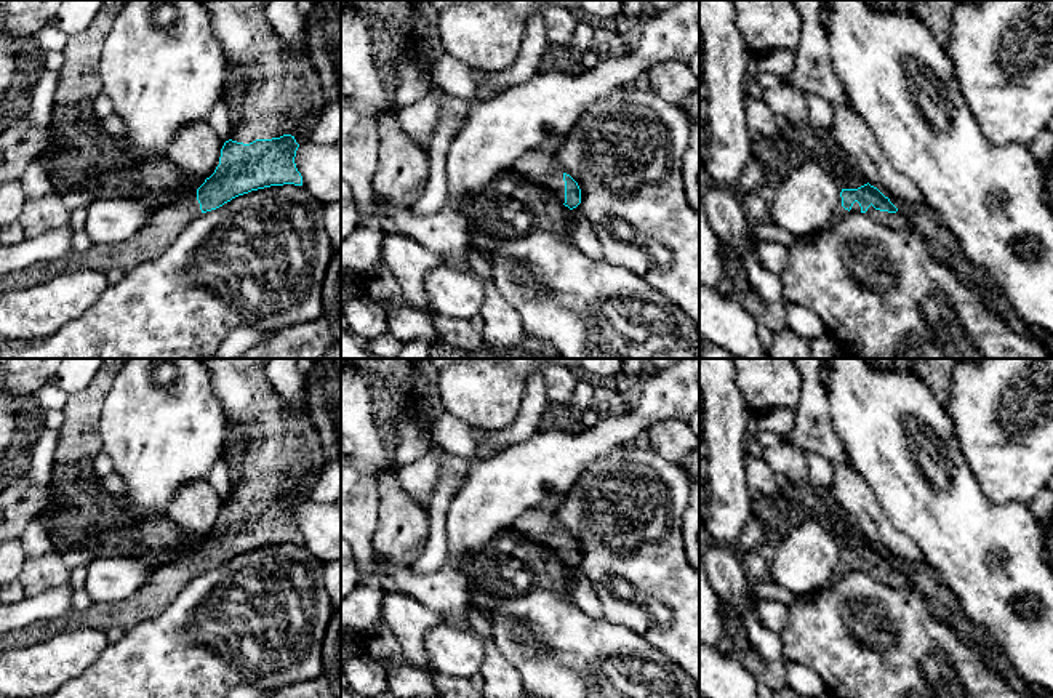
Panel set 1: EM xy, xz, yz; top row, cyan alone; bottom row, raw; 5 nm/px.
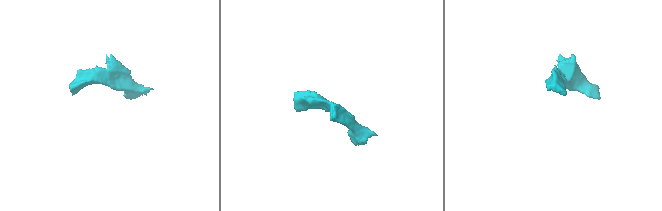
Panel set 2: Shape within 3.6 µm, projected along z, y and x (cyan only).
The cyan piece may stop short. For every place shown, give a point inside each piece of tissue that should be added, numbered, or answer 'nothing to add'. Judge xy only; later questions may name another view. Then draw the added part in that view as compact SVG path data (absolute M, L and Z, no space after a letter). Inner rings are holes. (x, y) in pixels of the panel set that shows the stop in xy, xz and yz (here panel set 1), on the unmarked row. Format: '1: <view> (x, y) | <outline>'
1: xy (282, 447) | M203 359L214 394L227 419L238 426L238 439L245 445L240 456L242 477L230 498L250 503L256 498L272 498L283 493L296 495L310 472L320 472L325 464L317 429L309 416L299 413L272 387L264 375L266 359Z
2: xy (167, 581) | M197 549L158 567L150 580L125 602L93 604L78 612L43 621L19 631L0 636L0 652L32 645L66 629L91 628L104 634L120 629L123 634L136 624L158 616L179 592L202 575Z

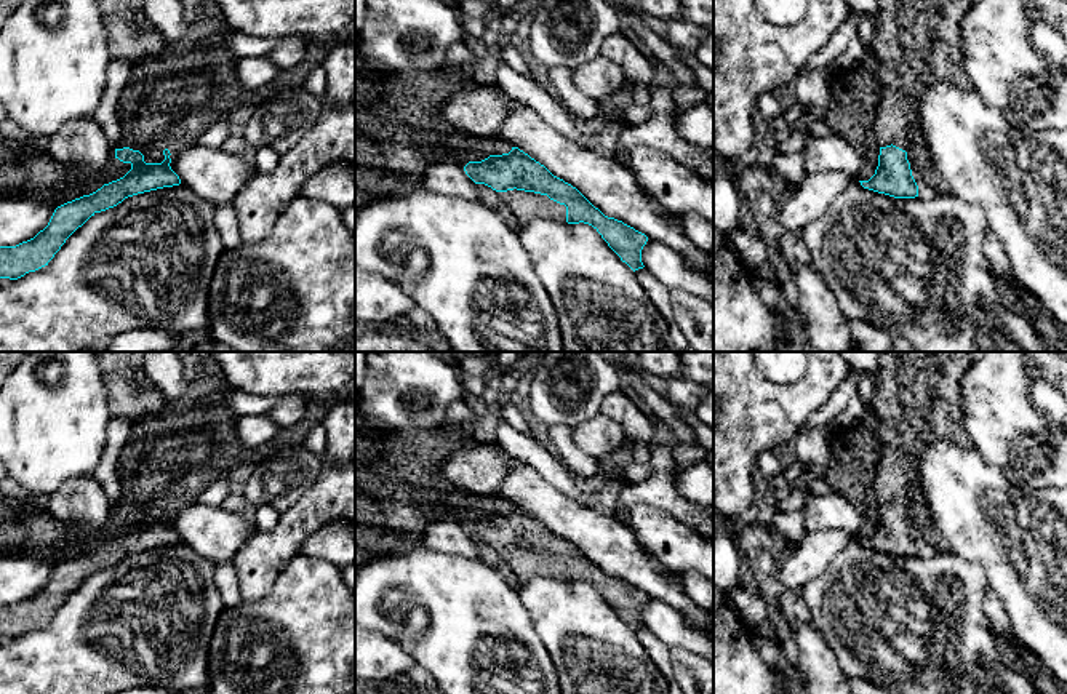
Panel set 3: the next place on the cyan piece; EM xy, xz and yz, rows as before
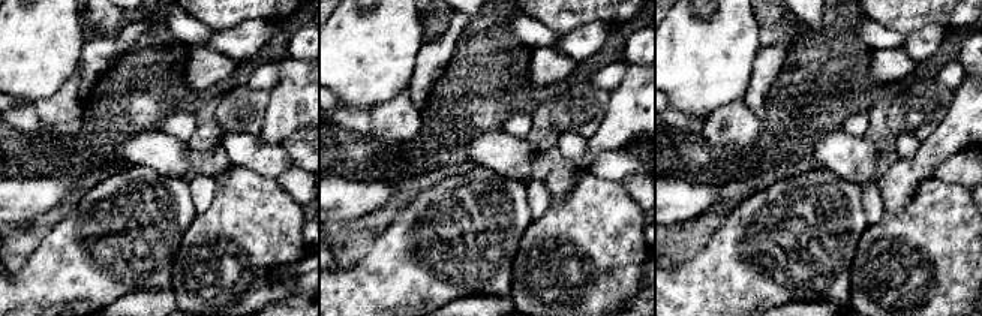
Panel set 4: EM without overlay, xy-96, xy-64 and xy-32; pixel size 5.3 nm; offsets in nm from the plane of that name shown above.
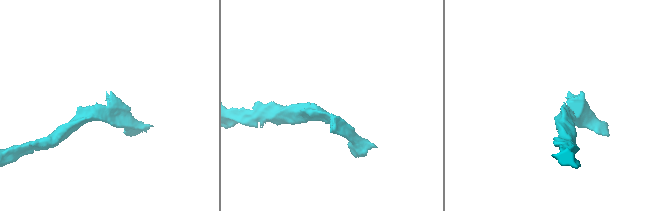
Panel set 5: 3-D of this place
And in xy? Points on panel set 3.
1: xy (130, 394) | M96 352L96 357L110 413L128 417L138 435L155 440L155 445L147 448L134 496L128 501L130 507L138 509L176 483L184 472L205 465L210 461L211 446L197 433L184 438L176 437L171 429L160 429L154 433L142 430L147 417L158 416L170 406L142 369L144 352Z

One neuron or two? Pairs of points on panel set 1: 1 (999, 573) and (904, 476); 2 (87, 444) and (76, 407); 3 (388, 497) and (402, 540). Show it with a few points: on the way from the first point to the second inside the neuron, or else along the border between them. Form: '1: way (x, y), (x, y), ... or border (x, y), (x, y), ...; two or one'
1: way (978, 549), (928, 500); one
2: way (79, 434), (79, 417); one
3: way (396, 508), (396, 529); one

